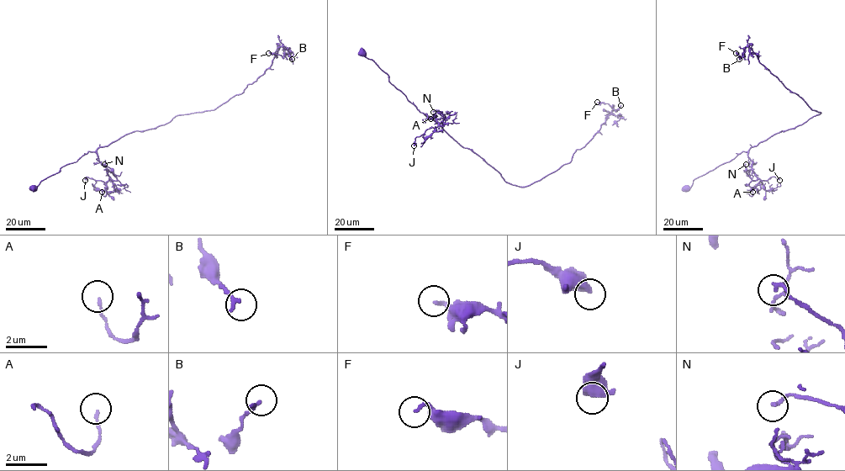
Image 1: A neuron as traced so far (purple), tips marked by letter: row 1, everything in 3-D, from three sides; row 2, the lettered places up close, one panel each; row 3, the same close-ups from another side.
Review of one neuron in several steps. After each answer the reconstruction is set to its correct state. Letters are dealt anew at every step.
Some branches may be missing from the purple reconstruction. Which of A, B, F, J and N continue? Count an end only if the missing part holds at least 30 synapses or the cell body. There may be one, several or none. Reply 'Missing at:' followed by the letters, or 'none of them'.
Missing at: none of them

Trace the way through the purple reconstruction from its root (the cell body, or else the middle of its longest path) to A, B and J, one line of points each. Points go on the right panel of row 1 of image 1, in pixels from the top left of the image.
A: (687, 187), (695, 178), (747, 151), (752, 170), (760, 180), (758, 190), (747, 192), (750, 196), (752, 192)
B: (687, 187), (695, 178), (741, 152), (821, 113), (791, 92), (748, 46), (739, 59)
J: (687, 187), (691, 186), (695, 178), (742, 151), (748, 153), (752, 170), (761, 182), (772, 177), (779, 180)

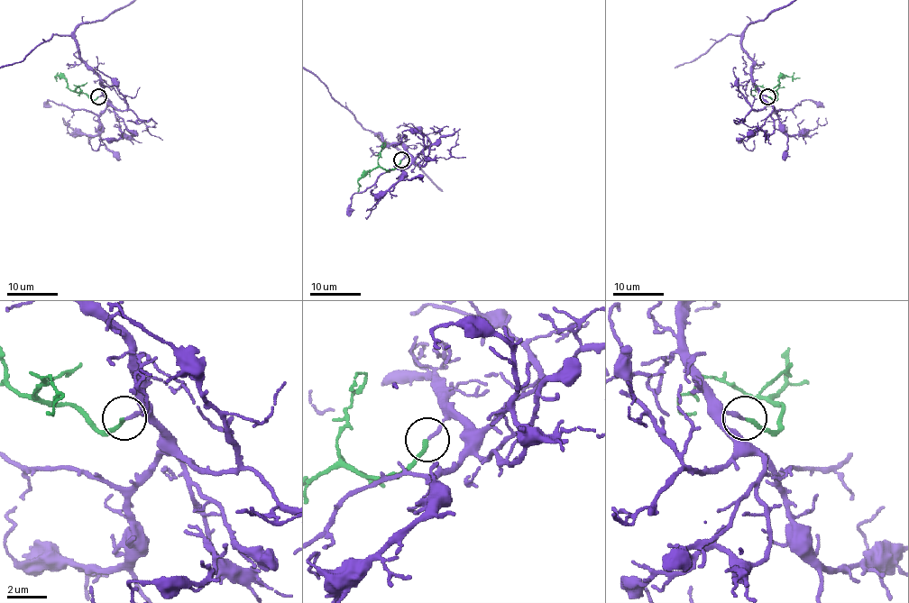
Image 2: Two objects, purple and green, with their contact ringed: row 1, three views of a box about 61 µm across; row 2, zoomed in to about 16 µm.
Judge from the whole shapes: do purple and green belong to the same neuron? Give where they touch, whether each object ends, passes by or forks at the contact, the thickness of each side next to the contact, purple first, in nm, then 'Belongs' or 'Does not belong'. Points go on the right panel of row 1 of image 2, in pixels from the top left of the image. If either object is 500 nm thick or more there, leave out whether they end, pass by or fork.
Place: (767, 96). At the ring purple ends. At the ring green ends. Thickness 180 nm (purple) against 180 nm. Belongs

